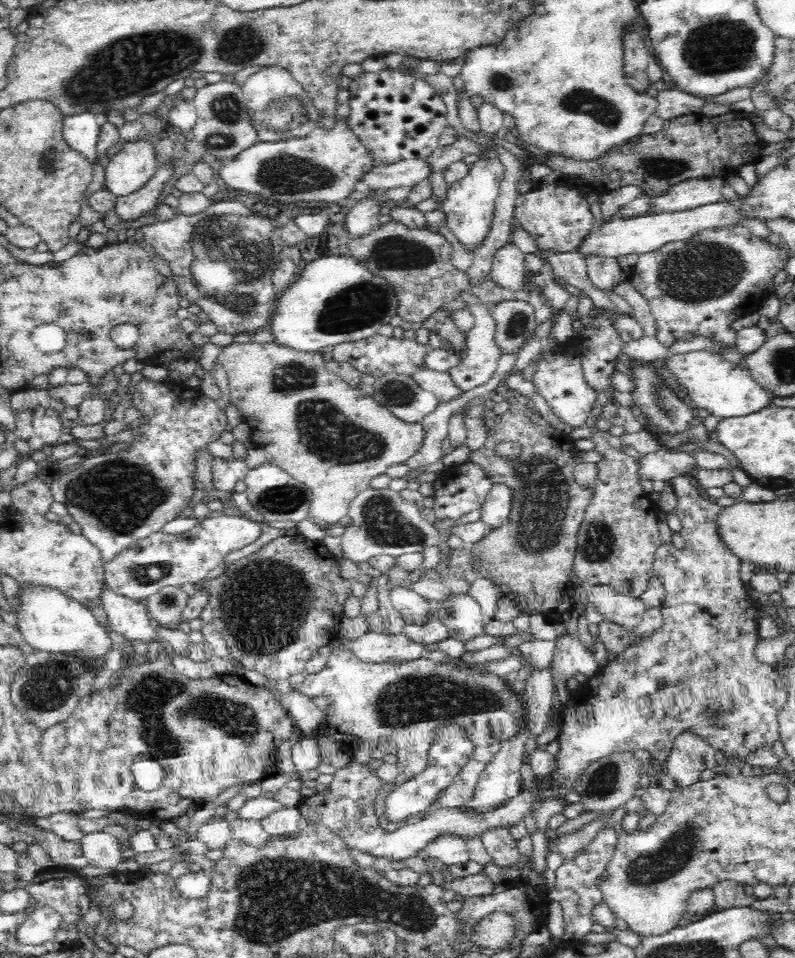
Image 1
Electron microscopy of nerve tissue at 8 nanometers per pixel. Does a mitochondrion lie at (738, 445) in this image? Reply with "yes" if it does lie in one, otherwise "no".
no

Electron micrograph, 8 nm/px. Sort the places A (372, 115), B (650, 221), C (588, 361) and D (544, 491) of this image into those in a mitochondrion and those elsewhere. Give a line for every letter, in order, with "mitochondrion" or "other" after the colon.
A: other
B: other
C: other
D: mitochondrion

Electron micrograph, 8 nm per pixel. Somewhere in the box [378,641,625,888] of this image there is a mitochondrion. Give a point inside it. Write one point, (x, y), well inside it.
(602, 782)

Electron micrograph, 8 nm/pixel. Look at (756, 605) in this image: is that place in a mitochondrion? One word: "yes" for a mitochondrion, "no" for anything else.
no

